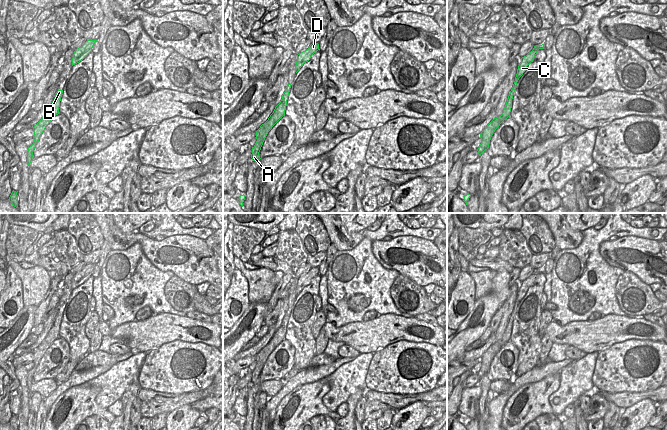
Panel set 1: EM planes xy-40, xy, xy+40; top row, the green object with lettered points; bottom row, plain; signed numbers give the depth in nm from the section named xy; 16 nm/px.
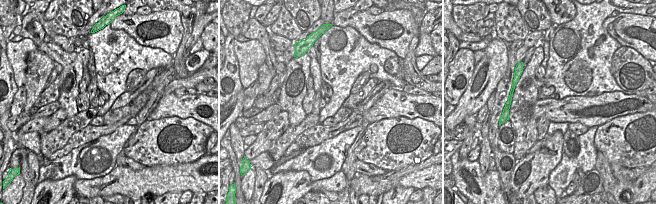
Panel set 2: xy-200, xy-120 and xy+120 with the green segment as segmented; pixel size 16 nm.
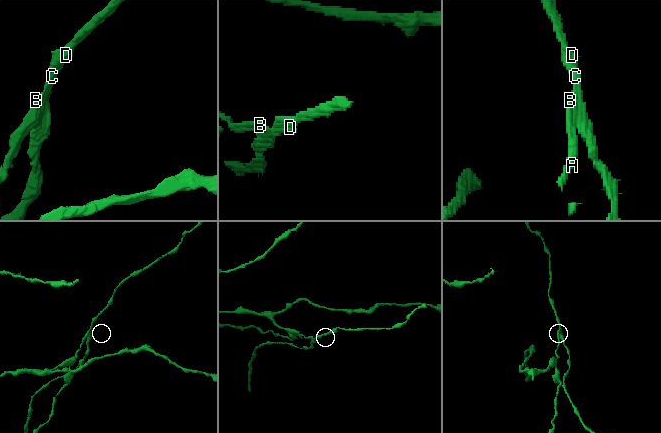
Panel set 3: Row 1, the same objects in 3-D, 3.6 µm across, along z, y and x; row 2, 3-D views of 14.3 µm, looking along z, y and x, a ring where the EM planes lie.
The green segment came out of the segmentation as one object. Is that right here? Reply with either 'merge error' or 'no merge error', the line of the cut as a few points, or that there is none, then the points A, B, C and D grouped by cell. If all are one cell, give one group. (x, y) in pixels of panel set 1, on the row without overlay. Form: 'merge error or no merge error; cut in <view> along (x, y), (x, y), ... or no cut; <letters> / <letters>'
merge error; cut in xy along (269, 341), (277, 345); A / B C D

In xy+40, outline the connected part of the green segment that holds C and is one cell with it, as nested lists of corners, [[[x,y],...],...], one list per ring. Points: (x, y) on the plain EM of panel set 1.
[[[544,268],[534,270],[534,272],[531,276],[529,276],[526,280],[521,282],[521,287],[518,290],[515,305],[514,305],[513,311],[510,315],[510,318],[508,320],[506,329],[505,329],[504,334],[503,334],[503,337],[501,340],[498,341],[501,344],[501,346],[503,346],[508,341],[510,341],[510,336],[511,336],[511,332],[512,332],[512,323],[513,323],[513,319],[514,319],[514,316],[516,313],[517,306],[518,306],[519,302],[523,299],[523,297],[526,295],[527,290],[531,286],[533,286],[535,279],[537,278],[537,275],[539,273],[544,273]]]

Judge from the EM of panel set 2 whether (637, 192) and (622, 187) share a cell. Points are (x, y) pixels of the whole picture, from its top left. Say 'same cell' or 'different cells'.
different cells

